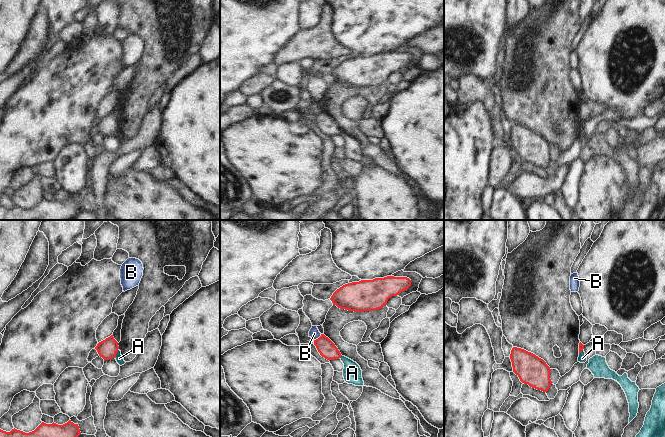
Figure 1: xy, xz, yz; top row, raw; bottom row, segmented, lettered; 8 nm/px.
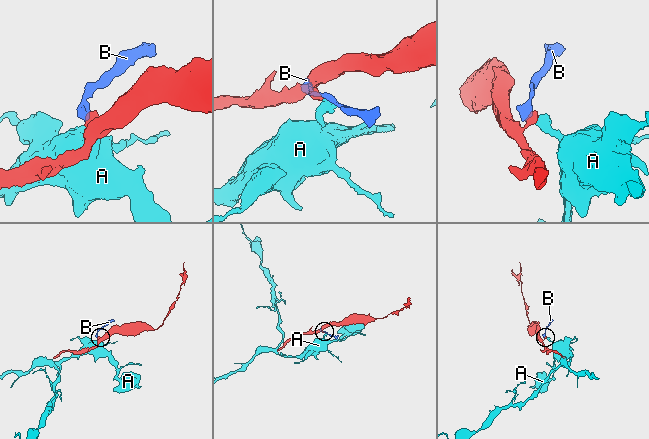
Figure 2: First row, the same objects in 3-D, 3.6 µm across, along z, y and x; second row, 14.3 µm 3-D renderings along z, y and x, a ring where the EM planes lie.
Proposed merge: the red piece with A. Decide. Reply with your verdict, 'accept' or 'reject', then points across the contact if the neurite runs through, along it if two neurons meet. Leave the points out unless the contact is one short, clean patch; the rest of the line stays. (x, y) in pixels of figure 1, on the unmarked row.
reject; border xy (118, 126), (114, 133)

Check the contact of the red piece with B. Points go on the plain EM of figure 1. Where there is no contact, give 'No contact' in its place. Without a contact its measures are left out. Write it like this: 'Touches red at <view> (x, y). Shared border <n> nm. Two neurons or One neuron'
Touches red at xz (318, 114). Shared border 80 nm. Two neurons.

